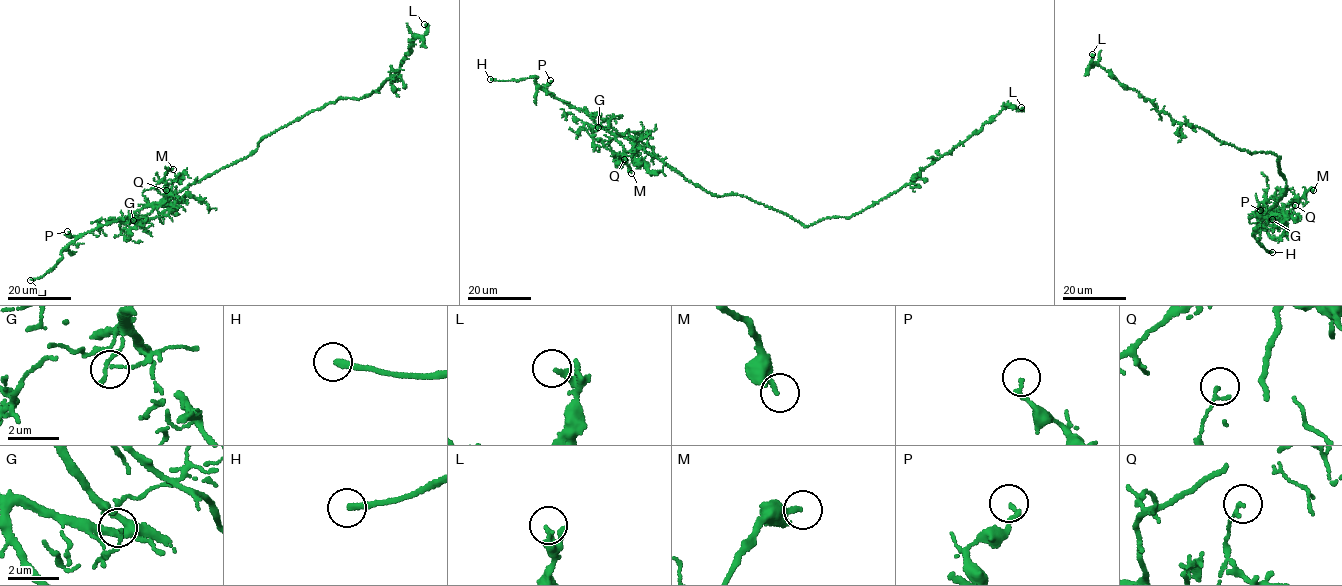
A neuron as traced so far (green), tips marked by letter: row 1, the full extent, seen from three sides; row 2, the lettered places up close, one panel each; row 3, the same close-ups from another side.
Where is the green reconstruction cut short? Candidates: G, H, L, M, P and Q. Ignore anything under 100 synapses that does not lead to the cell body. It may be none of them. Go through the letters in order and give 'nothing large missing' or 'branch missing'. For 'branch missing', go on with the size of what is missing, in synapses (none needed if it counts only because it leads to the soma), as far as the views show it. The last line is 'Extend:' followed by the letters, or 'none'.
G: nothing large missing
H: branch missing
L: nothing large missing
M: nothing large missing
P: nothing large missing
Q: nothing large missing
Extend: H

